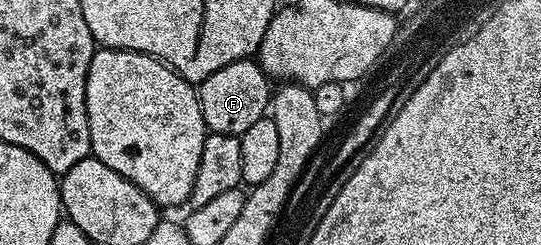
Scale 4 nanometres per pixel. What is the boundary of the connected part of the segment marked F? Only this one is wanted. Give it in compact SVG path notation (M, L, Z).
M253 58L232 61L232 65L216 69L212 77L197 84L196 90L207 132L216 135L242 136L255 121L264 118L272 103L271 80Z

